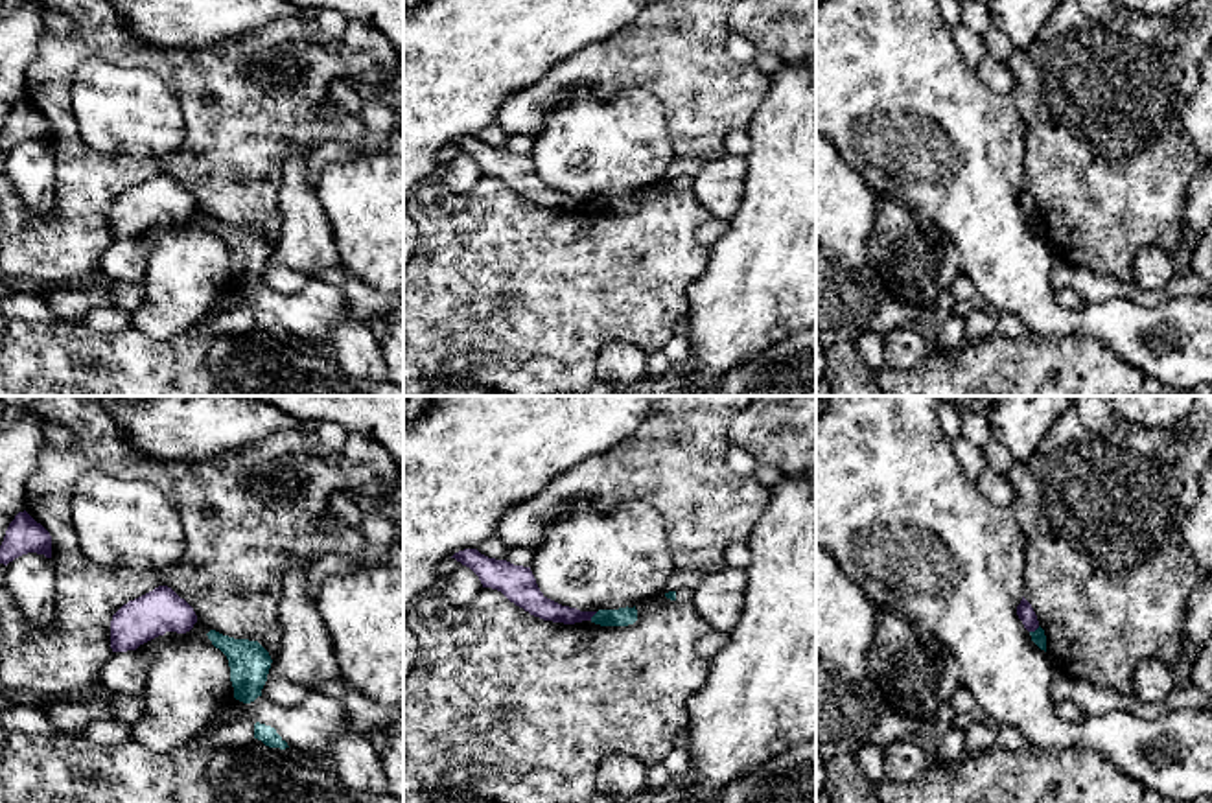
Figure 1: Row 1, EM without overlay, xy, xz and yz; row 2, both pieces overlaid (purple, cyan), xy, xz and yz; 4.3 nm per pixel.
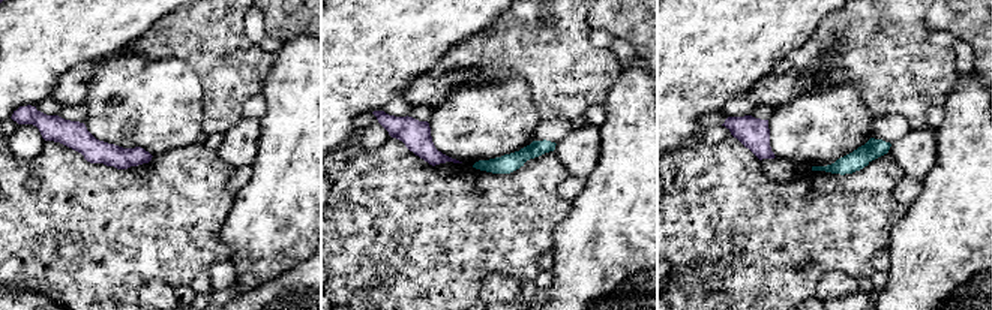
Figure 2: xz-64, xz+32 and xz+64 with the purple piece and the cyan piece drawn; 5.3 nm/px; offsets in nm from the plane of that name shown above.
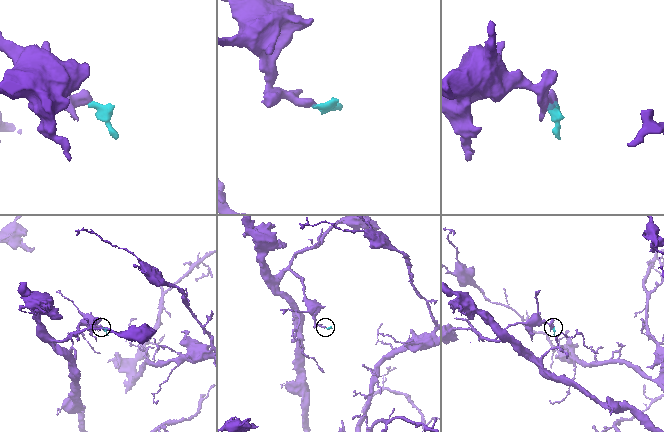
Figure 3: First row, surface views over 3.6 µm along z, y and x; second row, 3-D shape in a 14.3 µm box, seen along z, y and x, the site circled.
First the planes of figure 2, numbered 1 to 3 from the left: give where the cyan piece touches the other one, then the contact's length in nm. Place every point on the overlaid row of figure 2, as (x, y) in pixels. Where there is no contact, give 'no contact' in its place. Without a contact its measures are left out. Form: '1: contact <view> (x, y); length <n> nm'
1: no contact
2: no contact
3: no contact

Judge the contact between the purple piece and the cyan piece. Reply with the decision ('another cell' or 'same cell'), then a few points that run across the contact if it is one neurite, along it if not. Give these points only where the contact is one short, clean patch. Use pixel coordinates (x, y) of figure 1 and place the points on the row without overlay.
another cell; line yz (1039, 214), (1030, 220)

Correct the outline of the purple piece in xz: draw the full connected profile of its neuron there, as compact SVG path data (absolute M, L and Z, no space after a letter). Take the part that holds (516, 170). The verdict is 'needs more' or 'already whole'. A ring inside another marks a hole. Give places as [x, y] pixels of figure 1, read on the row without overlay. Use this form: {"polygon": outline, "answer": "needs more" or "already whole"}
{"polygon": "M464 136L451 145L470 155L483 175L501 179L510 190L534 204L553 210L575 212L591 208L597 199L580 199L547 186L530 158L530 155L514 153L507 147L495 147L481 142L477 136Z", "answer": "already whole"}

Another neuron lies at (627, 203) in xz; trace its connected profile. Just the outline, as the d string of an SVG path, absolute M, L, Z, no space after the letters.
M619 195L619 197L599 197L591 210L600 214L628 214L637 208L637 197L634 195Z

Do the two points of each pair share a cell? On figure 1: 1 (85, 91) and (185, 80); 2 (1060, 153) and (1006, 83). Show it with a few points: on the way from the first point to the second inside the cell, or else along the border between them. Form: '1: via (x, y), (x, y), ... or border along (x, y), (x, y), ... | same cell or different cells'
1: border along (122, 65), (151, 70), (177, 100), (185, 118) | different cells
2: border along (1006, 61), (1013, 91) | different cells

